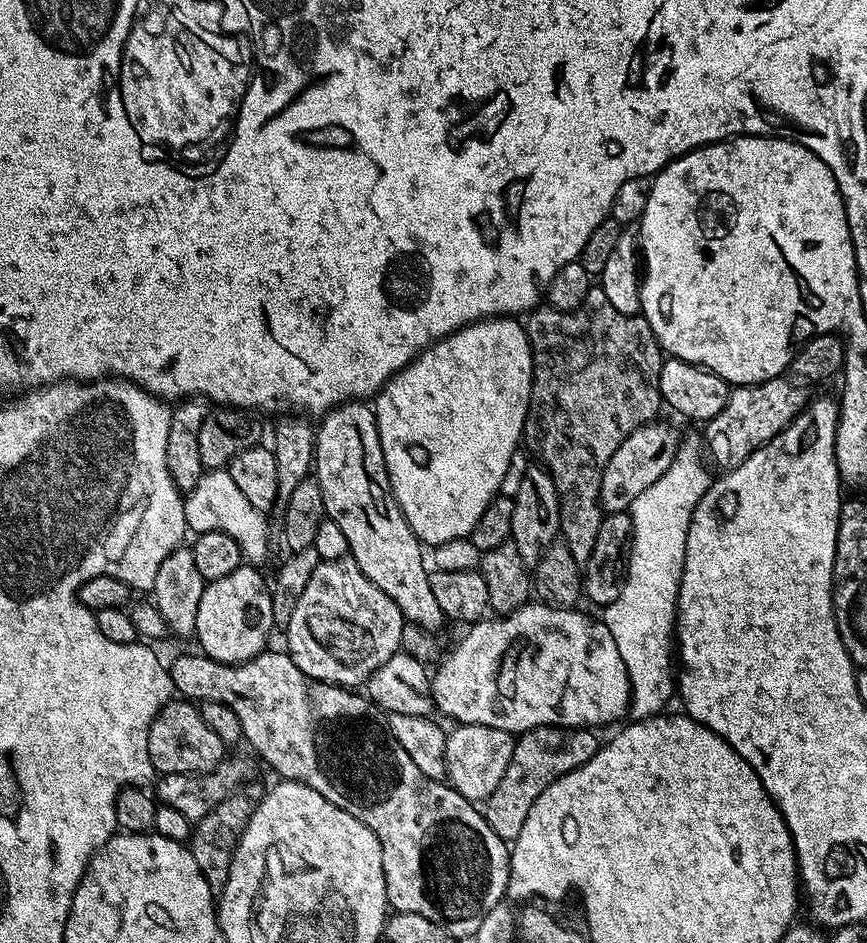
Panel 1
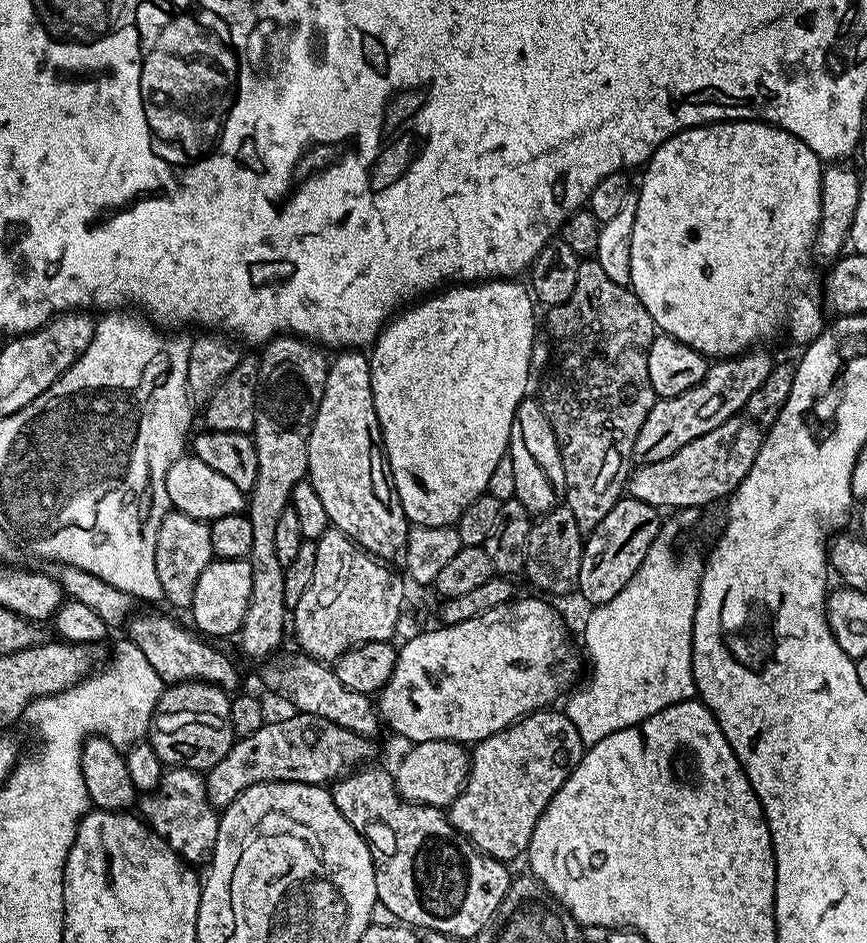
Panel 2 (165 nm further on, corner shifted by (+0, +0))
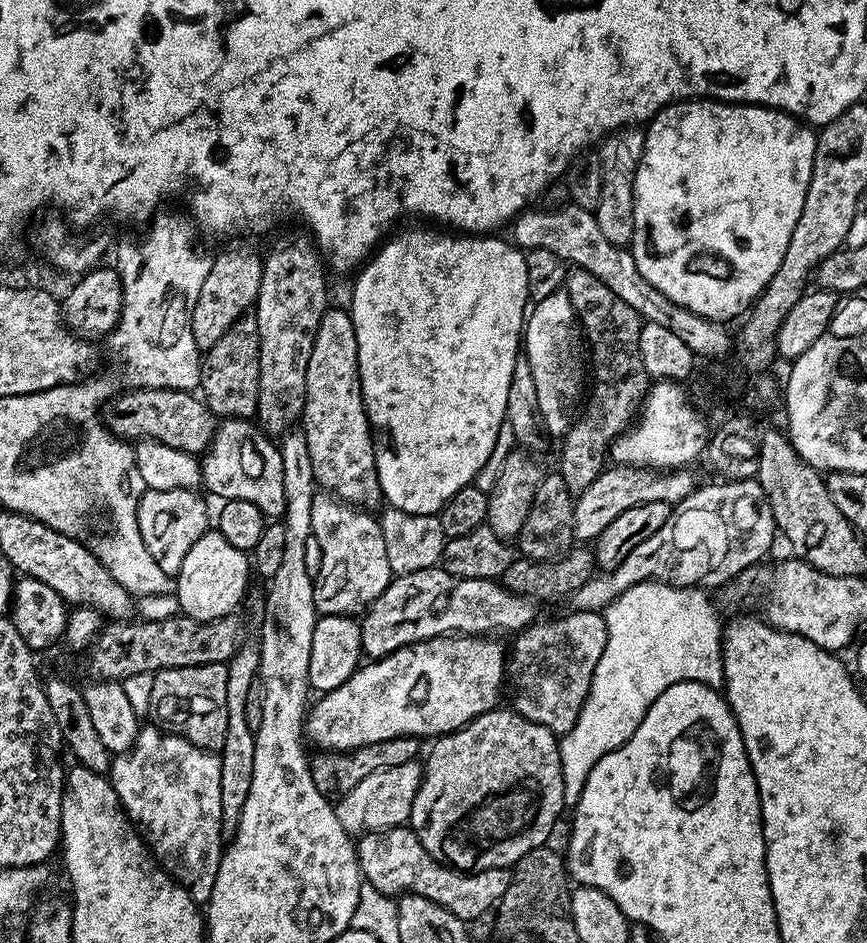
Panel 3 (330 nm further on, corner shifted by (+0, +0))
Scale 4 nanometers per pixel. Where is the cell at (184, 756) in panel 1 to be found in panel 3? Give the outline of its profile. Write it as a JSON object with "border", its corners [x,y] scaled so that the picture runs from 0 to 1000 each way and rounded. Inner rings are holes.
{"border":[[[243,704],[242,706],[228,706],[227,708],[202,708],[201,710],[187,710],[178,716],[178,732],[173,732],[173,744],[175,745],[174,758],[180,758],[179,767],[190,776],[198,776],[202,780],[215,783],[224,791],[235,793],[240,797],[253,799],[256,787],[261,787],[261,766],[263,754],[261,753],[261,715],[262,704]]]}

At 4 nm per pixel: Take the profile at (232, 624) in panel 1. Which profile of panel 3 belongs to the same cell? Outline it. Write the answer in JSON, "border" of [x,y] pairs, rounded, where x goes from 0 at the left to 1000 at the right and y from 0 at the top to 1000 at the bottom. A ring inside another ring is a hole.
{"border":[[[235,564],[233,571],[224,575],[219,587],[215,587],[210,604],[201,613],[201,636],[208,639],[206,648],[225,657],[250,657],[269,652],[287,627],[286,607],[288,611],[288,594],[284,586],[270,583],[270,579],[265,579],[254,564]]]}

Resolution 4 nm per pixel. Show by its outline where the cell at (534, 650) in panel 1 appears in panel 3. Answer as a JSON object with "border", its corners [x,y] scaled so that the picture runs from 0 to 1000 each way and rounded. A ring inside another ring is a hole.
{"border":[[[534,672],[506,674],[460,687],[449,696],[421,703],[412,708],[403,721],[394,723],[394,727],[370,737],[369,743],[359,748],[353,759],[354,784],[359,788],[361,785],[369,795],[407,797],[420,789],[445,787],[460,780],[506,783],[517,776],[536,772],[547,761],[573,750],[577,729],[582,729],[584,687],[572,679],[576,678]]]}

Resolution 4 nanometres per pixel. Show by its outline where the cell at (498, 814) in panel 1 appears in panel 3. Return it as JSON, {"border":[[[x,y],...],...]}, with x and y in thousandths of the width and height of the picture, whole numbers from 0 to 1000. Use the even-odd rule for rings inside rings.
{"border":[[[573,749],[565,752],[561,757],[547,761],[536,772],[531,772],[527,776],[517,776],[513,780],[506,782],[503,789],[494,797],[494,807],[488,807],[487,813],[489,824],[484,830],[482,842],[478,846],[475,864],[473,866],[473,877],[479,882],[487,897],[509,916],[516,916],[518,920],[525,920],[528,925],[536,927],[548,927],[559,925],[566,920],[589,922],[611,901],[626,899],[633,894],[637,881],[641,878],[641,873],[646,870],[646,864],[653,860],[651,850],[651,826],[648,825],[648,804],[646,803],[646,787],[642,777],[636,776],[630,770],[621,766],[611,766],[602,761],[589,750]]]}

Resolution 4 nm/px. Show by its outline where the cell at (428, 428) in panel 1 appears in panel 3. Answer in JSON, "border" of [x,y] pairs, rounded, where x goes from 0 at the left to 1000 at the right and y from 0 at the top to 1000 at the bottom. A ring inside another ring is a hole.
{"border":[[[471,242],[467,246],[458,245],[451,252],[444,253],[409,290],[412,293],[406,301],[404,323],[408,354],[413,358],[415,413],[420,419],[424,448],[431,459],[434,497],[443,530],[453,539],[468,541],[468,545],[493,547],[506,545],[514,532],[519,532],[519,528],[528,524],[528,520],[548,510],[551,498],[556,498],[556,494],[561,494],[561,486],[565,486],[565,477],[570,477],[570,469],[574,469],[574,456],[582,450],[586,440],[584,418],[588,418],[588,397],[593,397],[593,388],[602,373],[607,332],[611,327],[606,268],[594,258],[585,253],[576,255],[576,249],[572,248],[522,248],[517,244],[503,245],[507,246]]]}

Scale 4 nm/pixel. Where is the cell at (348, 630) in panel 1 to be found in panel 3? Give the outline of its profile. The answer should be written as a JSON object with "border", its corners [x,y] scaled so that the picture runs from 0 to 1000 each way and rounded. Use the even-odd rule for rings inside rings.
{"border":[[[366,520],[358,537],[360,568],[371,579],[371,600],[362,612],[362,638],[369,653],[406,653],[430,641],[453,615],[438,552],[428,542],[397,533],[381,522]]]}

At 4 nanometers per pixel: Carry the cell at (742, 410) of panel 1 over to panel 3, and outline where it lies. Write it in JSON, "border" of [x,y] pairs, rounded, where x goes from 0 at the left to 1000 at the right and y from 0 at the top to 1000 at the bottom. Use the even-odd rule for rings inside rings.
{"border":[[[701,494],[671,523],[663,527],[662,562],[663,572],[683,575],[687,569],[722,541],[740,537],[745,532],[768,532],[776,537],[784,533],[804,516],[805,510],[797,505],[794,496],[779,498],[757,498],[751,496],[725,496],[723,494]]]}

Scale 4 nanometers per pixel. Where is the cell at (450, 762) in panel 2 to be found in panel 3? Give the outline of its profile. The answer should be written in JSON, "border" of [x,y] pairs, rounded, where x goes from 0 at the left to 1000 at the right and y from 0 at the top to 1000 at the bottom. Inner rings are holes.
{"border":[[[480,806],[464,808],[464,812],[450,812],[445,817],[431,817],[431,821],[418,825],[418,829],[408,834],[408,838],[391,845],[386,854],[390,872],[394,872],[394,876],[404,884],[443,882],[446,878],[469,875],[488,824],[488,813]]]}

